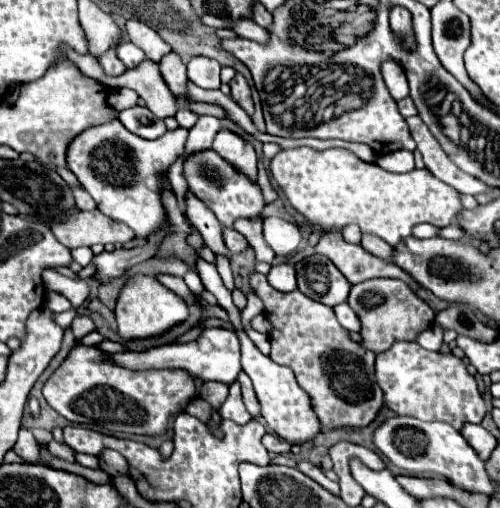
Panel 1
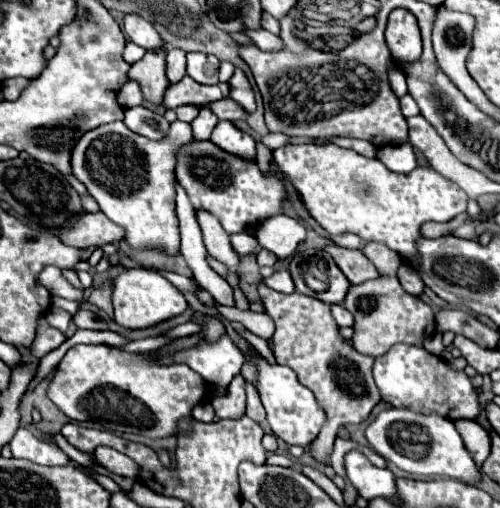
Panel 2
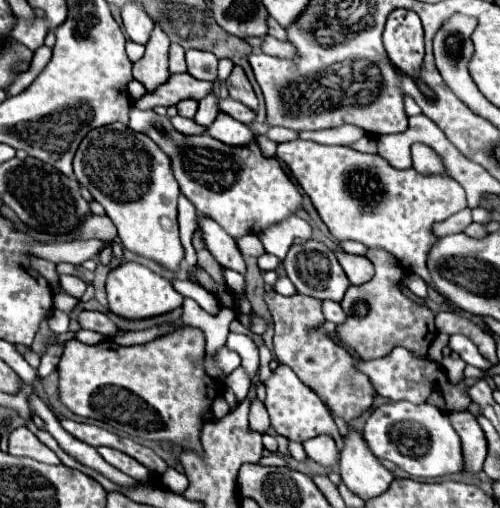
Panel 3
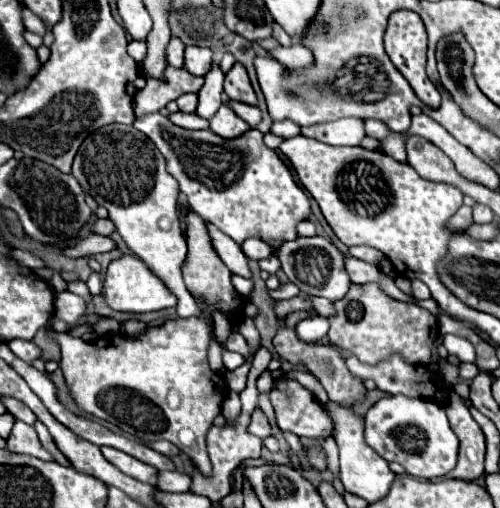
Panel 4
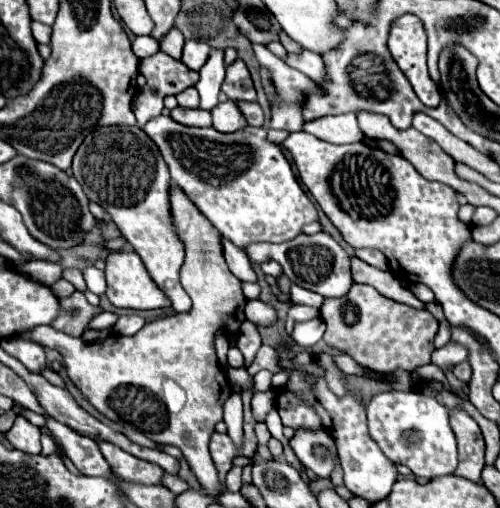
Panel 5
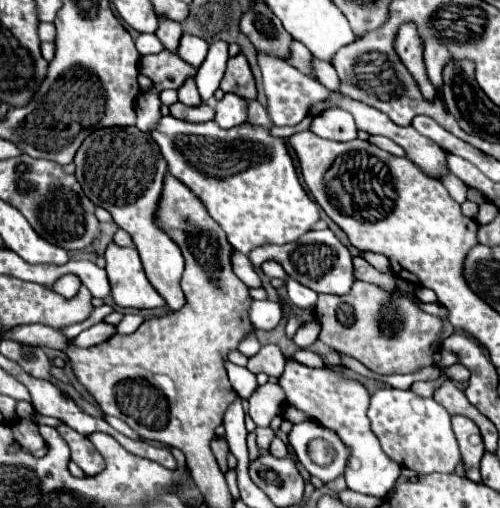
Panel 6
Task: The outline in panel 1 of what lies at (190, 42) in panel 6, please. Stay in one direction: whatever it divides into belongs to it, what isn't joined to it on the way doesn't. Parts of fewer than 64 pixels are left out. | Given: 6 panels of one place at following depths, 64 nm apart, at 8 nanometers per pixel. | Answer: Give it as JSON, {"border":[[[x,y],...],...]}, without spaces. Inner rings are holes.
{"border":[[[196,56],[188,64],[188,80],[204,90],[220,88],[220,64],[204,56]]]}

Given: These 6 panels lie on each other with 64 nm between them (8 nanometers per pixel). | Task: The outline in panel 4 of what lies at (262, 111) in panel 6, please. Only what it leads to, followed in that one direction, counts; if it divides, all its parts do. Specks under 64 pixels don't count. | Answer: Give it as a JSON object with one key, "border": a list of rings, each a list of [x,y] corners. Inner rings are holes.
{"border":[[[232,100],[228,102],[228,106],[236,112],[236,116],[240,116],[246,124],[250,124],[250,128],[254,128],[262,118],[260,108],[256,108],[256,106],[248,106],[244,102],[232,102]]]}

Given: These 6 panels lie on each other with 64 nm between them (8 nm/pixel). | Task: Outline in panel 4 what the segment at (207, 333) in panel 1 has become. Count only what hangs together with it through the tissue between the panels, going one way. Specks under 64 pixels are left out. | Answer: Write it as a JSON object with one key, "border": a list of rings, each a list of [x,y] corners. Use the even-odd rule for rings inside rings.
{"border":[[[224,350],[222,360],[224,360],[224,368],[226,368],[226,370],[236,370],[238,366],[244,364],[244,358],[242,358],[240,354],[236,354],[236,352],[228,352],[228,350]]]}

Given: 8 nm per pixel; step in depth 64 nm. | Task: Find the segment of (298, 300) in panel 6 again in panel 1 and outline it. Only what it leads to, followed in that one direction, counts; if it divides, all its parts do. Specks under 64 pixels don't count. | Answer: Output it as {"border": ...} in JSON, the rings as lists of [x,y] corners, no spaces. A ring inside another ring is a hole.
{"border":[[[342,302],[338,306],[334,306],[334,312],[336,312],[336,318],[338,322],[350,330],[350,332],[360,332],[362,324],[360,324],[360,318],[356,316],[356,312],[352,312],[352,308],[348,306],[348,302]]]}

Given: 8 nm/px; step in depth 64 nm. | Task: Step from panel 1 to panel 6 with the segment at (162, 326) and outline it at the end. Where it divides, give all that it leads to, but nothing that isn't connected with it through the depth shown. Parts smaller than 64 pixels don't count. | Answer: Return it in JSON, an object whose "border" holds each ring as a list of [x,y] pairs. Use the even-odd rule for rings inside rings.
{"border":[[[114,242],[108,246],[108,282],[110,296],[122,308],[160,308],[164,298],[148,282],[136,248],[120,248]]]}

